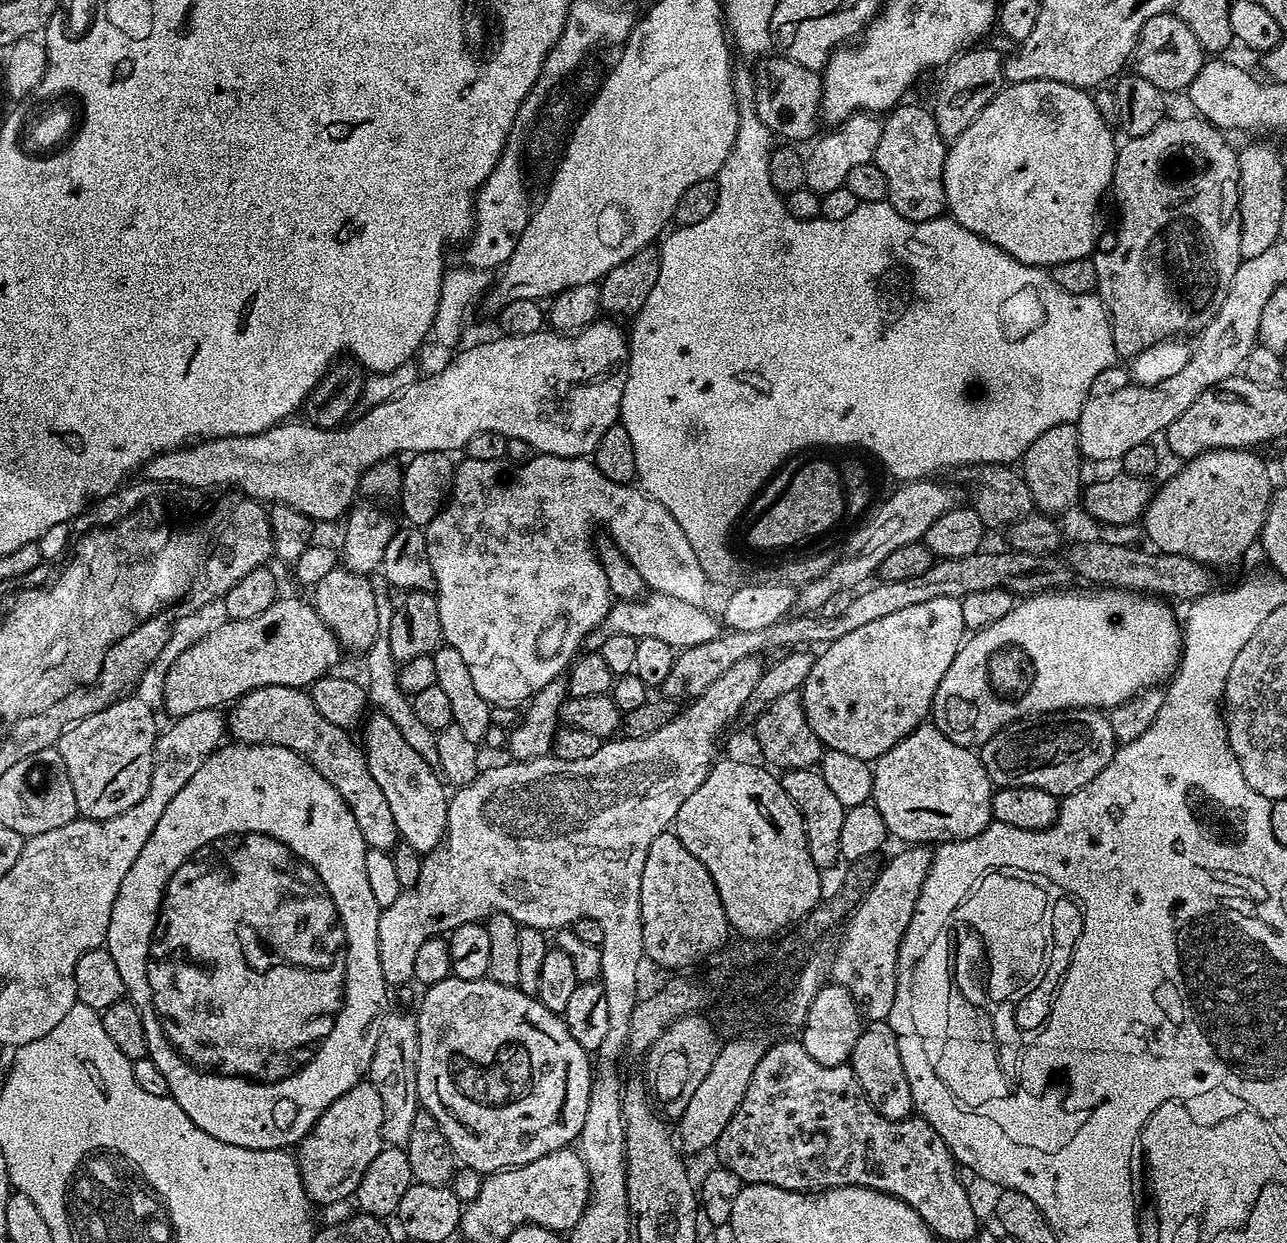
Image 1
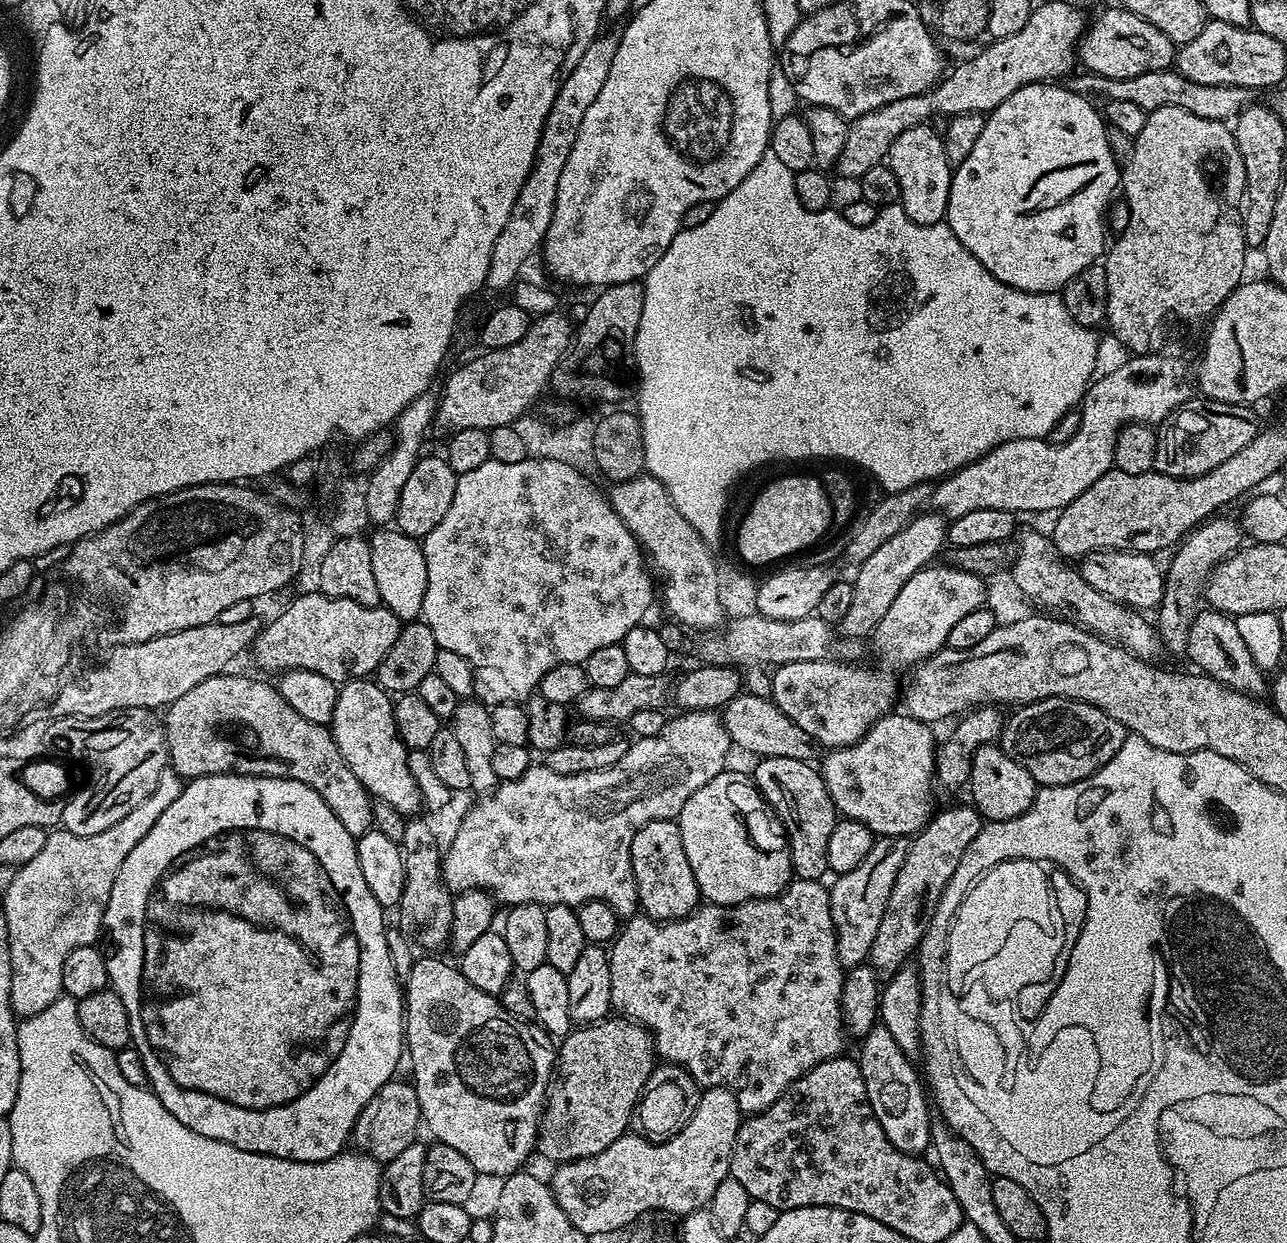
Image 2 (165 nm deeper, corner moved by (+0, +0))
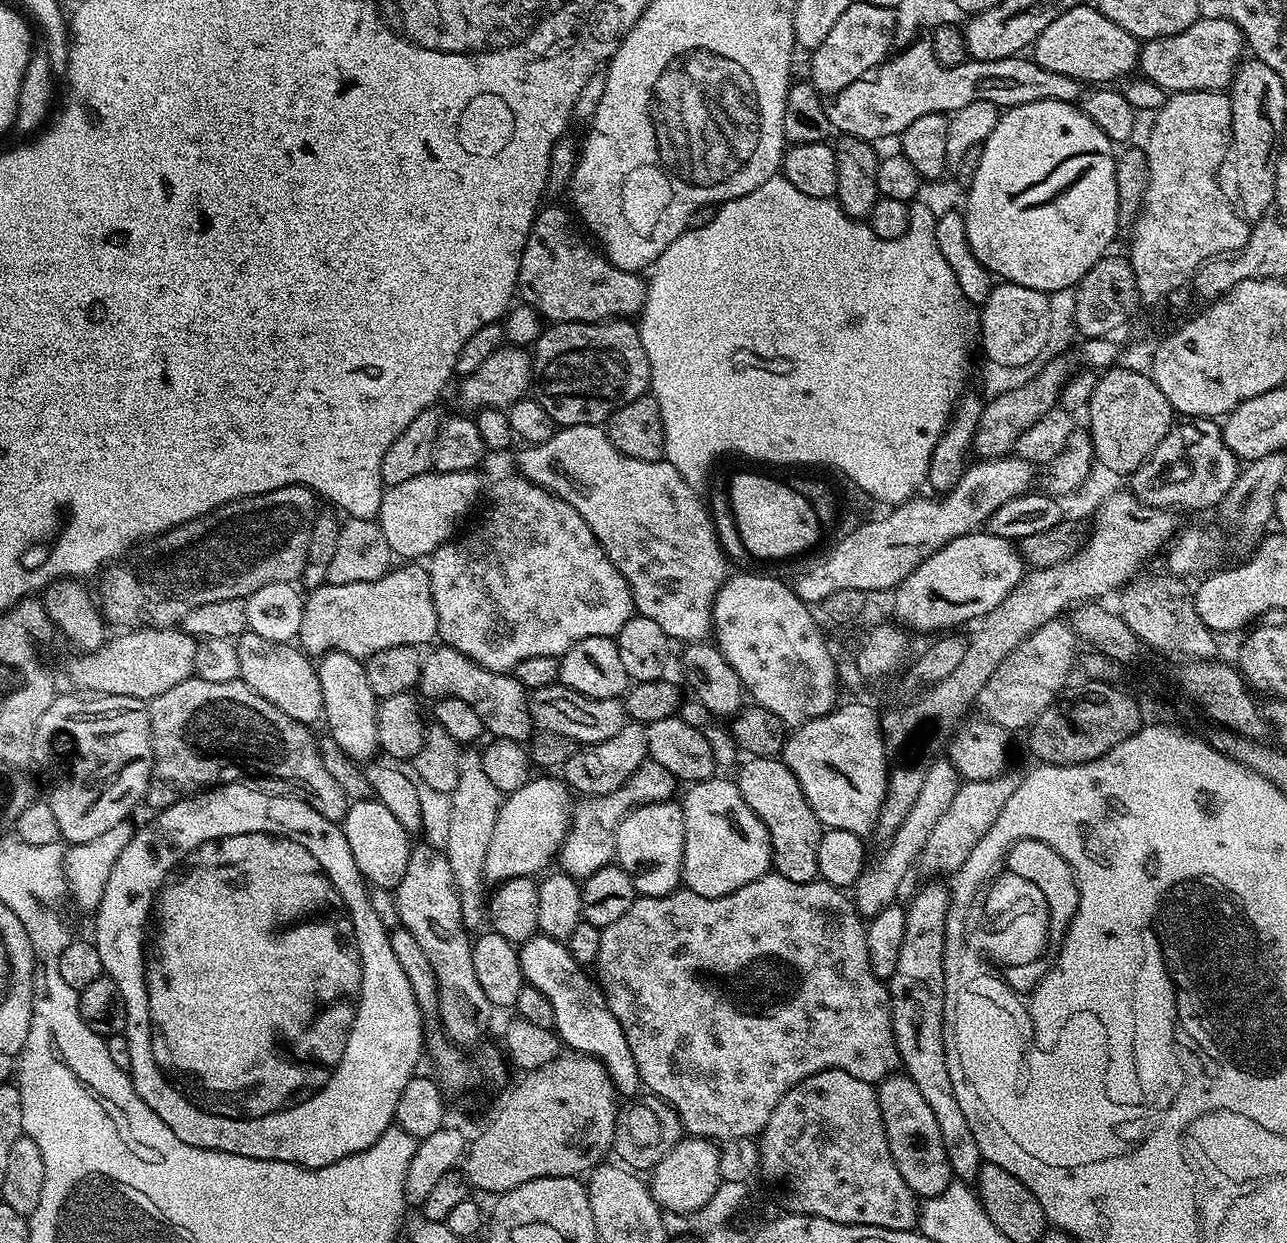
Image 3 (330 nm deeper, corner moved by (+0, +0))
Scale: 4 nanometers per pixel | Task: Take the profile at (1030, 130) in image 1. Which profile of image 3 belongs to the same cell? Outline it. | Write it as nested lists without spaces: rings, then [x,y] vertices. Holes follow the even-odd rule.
[[[1043,100],[1042,102],[1026,102],[1013,108],[1001,111],[999,120],[993,132],[984,140],[982,145],[982,162],[978,162],[978,171],[974,174],[974,182],[966,190],[966,199],[962,204],[962,213],[965,220],[966,238],[974,258],[981,263],[993,277],[1009,284],[1026,286],[1030,290],[1038,290],[1055,294],[1075,289],[1076,285],[1087,274],[1096,262],[1109,255],[1112,239],[1120,228],[1118,222],[1118,186],[1114,186],[1114,170],[1116,156],[1114,145],[1094,122],[1076,104],[1067,104],[1057,100]]]

